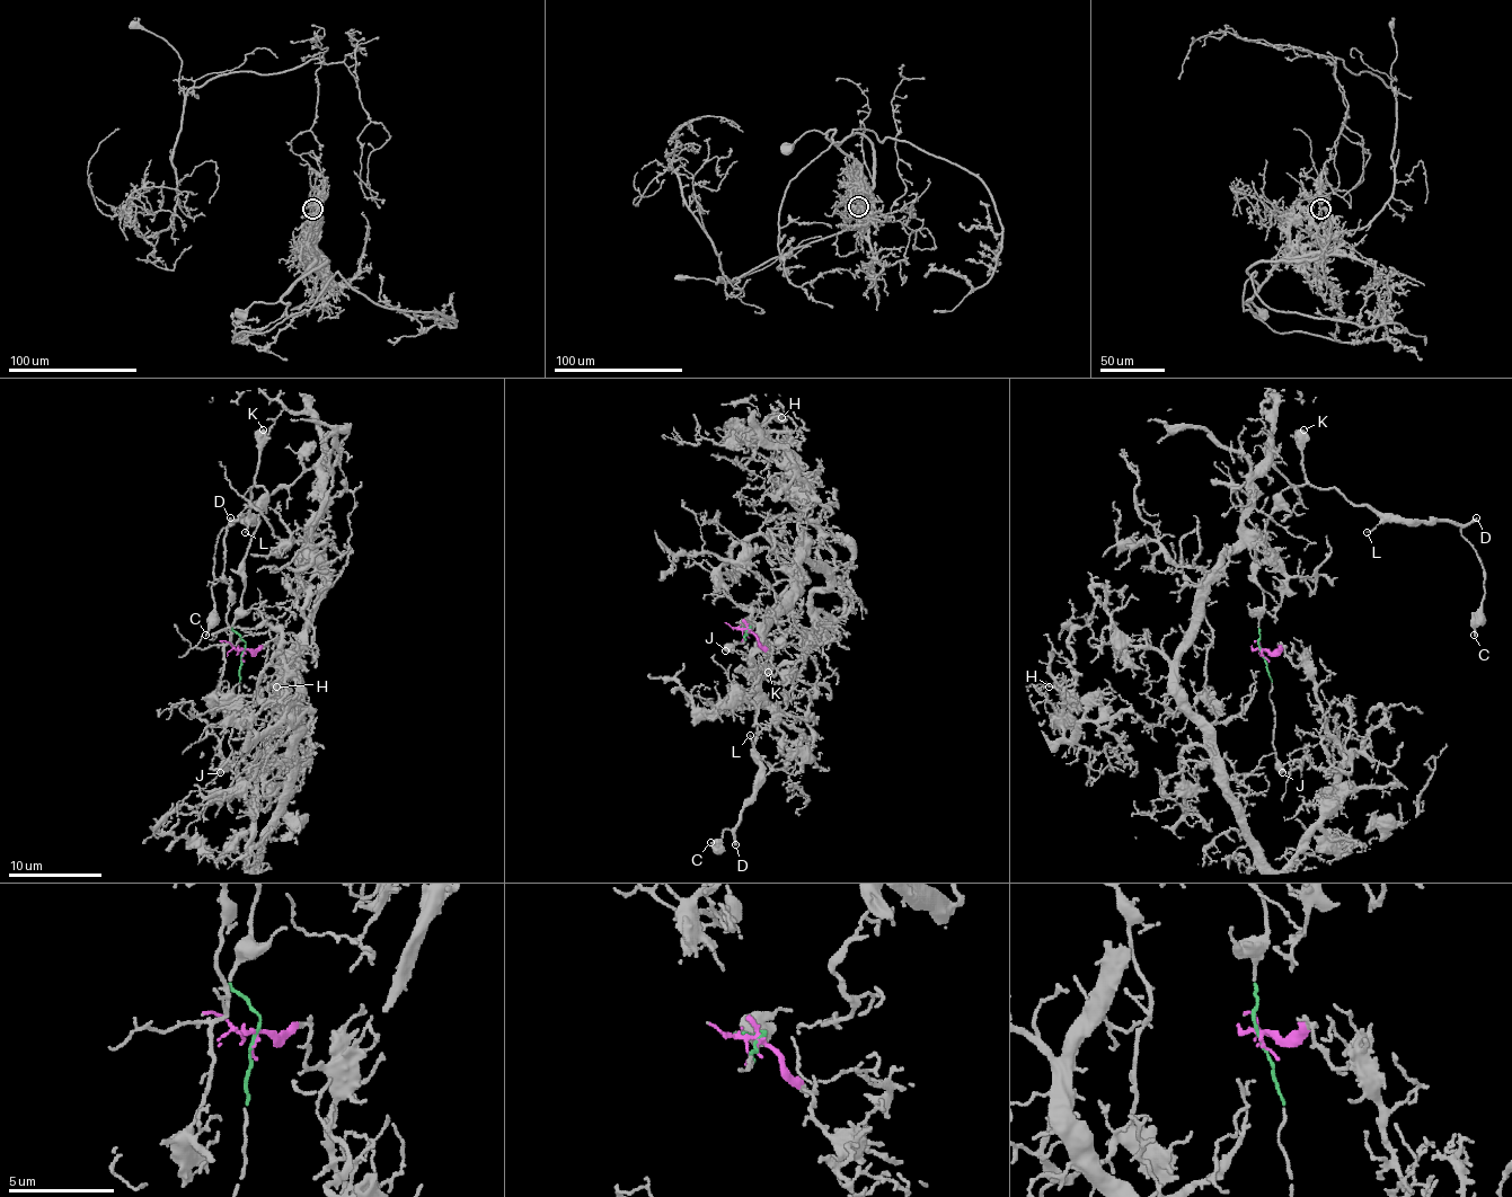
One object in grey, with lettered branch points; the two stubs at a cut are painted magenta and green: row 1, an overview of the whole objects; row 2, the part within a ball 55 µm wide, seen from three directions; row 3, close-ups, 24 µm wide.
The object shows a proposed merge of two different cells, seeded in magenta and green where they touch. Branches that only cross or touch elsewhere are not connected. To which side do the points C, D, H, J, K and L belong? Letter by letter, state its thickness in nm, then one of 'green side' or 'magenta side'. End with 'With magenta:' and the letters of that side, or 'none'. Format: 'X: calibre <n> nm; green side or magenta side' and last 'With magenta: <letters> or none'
C: calibre 180 nm; green side
D: calibre 240 nm; green side
H: calibre 100 nm; magenta side
J: calibre 550 nm; green side
K: calibre 700 nm; green side
L: calibre 90 nm; green side
With magenta: H

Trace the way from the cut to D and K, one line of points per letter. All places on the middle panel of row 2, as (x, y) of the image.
D: (748, 630), (739, 628), (748, 632), (752, 623), (771, 650), (754, 686), (759, 789), (741, 815), (736, 845)
K: (748, 630), (739, 628), (748, 632), (752, 623), (765, 635), (771, 648), (759, 674), (769, 672)

